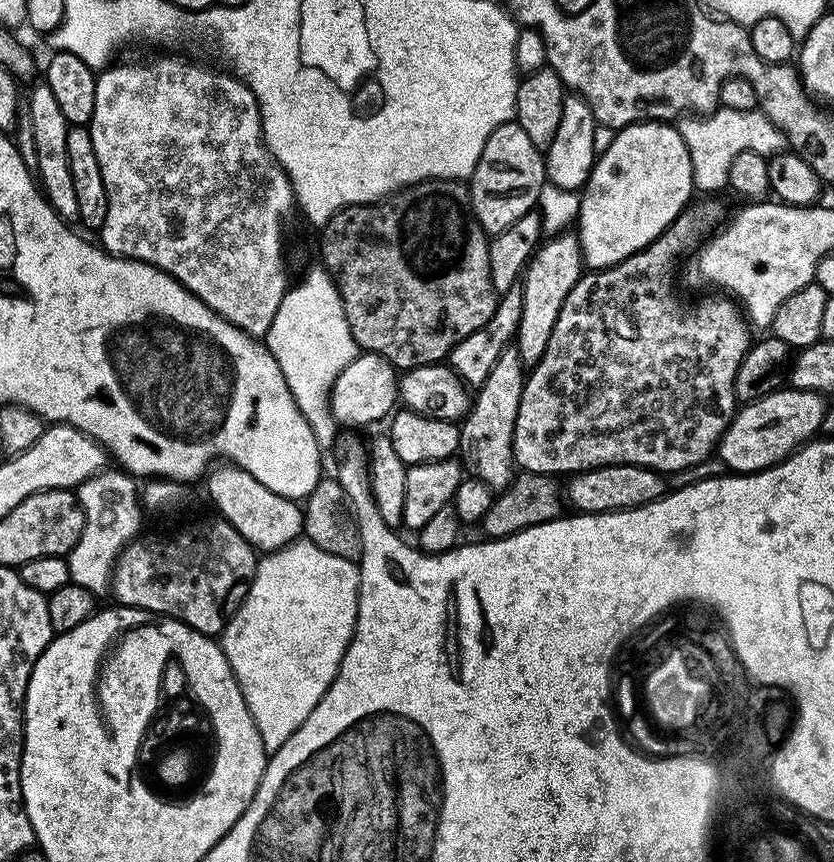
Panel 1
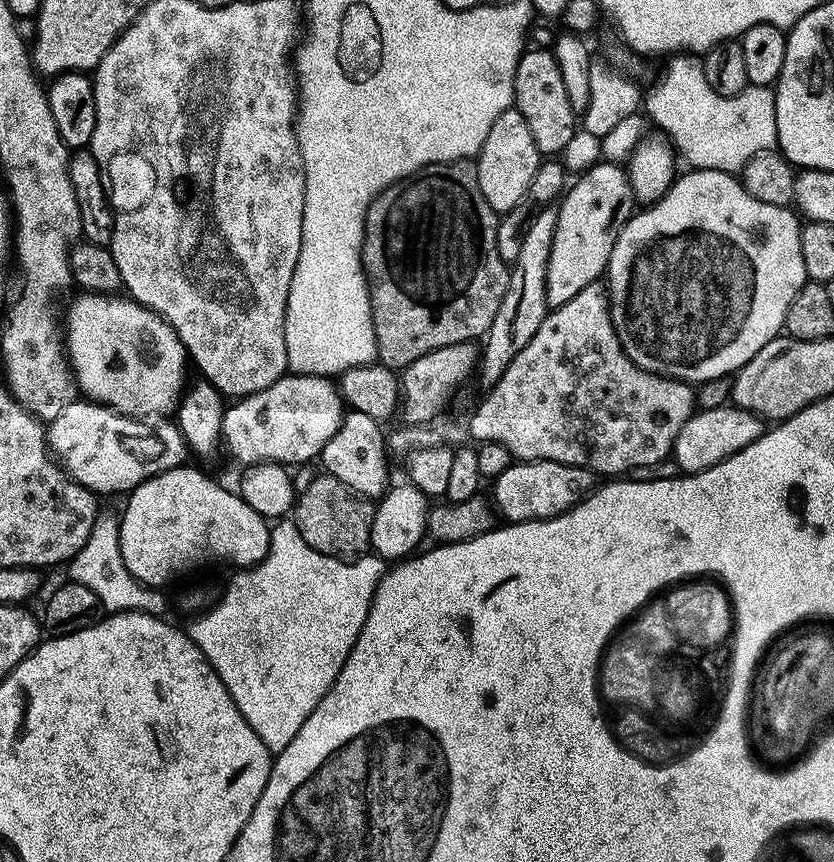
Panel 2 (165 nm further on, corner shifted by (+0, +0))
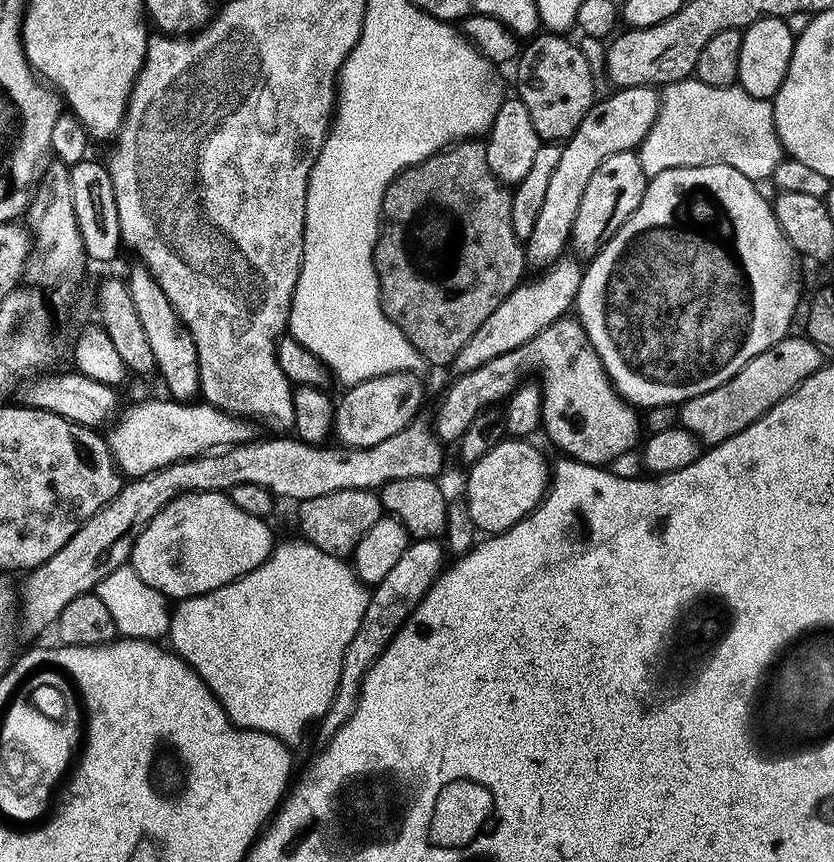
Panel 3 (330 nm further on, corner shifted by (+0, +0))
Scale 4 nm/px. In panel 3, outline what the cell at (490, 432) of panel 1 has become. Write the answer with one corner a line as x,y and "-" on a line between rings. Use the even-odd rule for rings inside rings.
655,87
617,88
609,96
597,99
592,109
582,118
576,133
562,144
562,158
546,185
546,199
534,221
534,231
526,242
526,260
536,270
543,270
565,255
572,239
574,218
578,218
578,205
590,182
590,177
610,154
622,154
639,149
655,118
659,114
660,95

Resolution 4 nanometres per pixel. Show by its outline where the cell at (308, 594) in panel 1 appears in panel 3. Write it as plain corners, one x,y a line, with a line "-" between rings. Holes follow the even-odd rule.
297,538
297,540
288,540
285,544
277,543
272,553
268,555
268,560
262,562
262,566
250,570
250,574
218,590
210,590
206,594
198,594
191,596
189,600
179,601
171,609
172,621
167,639
172,640
171,651
197,672
206,682
206,686
210,686
210,690
220,699
220,705
224,707
232,723
240,728
253,728
259,732
265,732
286,745
296,746
296,743
303,738
304,731
311,724
313,727
319,722
326,714
326,710
330,710
330,702
334,702
334,694
338,690
338,678
342,674
342,658
346,658
346,646
350,646
351,640
354,639
354,633
362,622
362,614
366,614
369,595
369,589
357,578
356,569
351,563
345,562
341,557
331,556
318,550
318,546
314,546
306,539

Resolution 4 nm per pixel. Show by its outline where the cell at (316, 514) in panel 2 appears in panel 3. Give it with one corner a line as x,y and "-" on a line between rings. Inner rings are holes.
371,488
334,490
334,494
321,494
318,498
299,501
298,508
303,539
318,546
318,550
341,558
351,557
358,542
362,542
362,534
366,534
366,530
385,515
379,495

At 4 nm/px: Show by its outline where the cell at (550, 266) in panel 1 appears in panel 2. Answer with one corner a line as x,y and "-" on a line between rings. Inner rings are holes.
597,162
567,185
556,211
554,240
550,246
546,282
549,309
570,302
578,290
586,290
586,286
597,283
607,273
614,242
624,223
634,215
632,204
628,174
619,163

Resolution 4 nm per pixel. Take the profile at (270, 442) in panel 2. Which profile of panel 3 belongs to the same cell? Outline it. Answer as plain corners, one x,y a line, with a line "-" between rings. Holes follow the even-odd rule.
171,398
164,400
144,400
133,408
128,408
124,413
119,413
118,419
107,429
106,441
116,467
128,478
139,478
157,472
171,464
183,460
192,460
195,456
205,456
208,452
215,452
225,448
233,448
235,444
247,444
253,439
253,425
247,419
233,416
231,412
223,412
220,408
207,402
181,402

